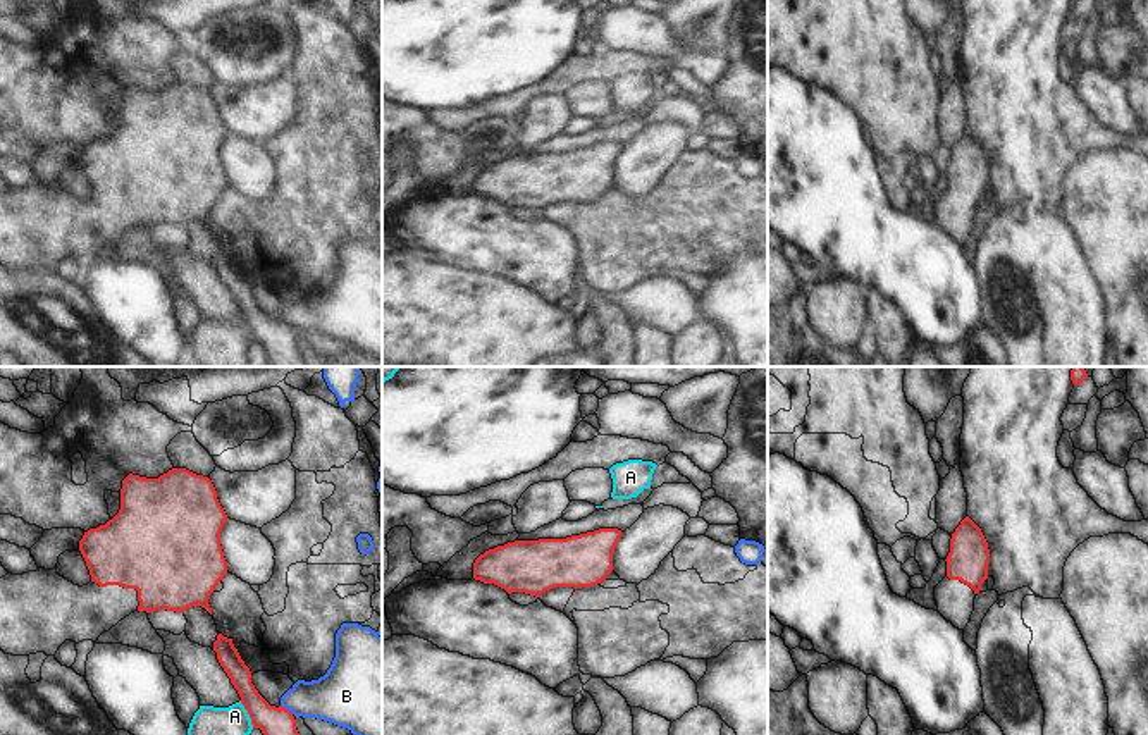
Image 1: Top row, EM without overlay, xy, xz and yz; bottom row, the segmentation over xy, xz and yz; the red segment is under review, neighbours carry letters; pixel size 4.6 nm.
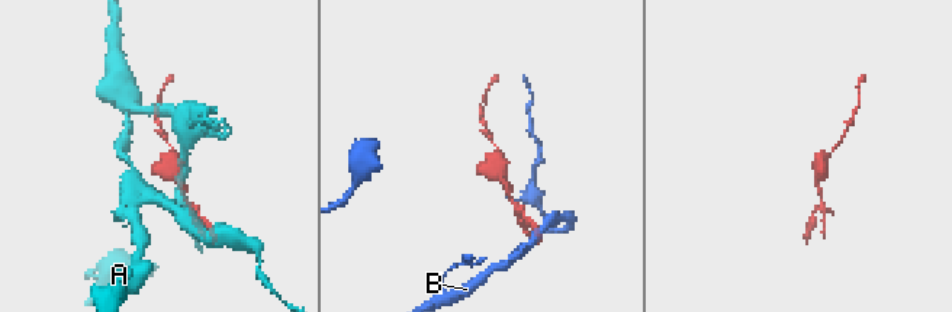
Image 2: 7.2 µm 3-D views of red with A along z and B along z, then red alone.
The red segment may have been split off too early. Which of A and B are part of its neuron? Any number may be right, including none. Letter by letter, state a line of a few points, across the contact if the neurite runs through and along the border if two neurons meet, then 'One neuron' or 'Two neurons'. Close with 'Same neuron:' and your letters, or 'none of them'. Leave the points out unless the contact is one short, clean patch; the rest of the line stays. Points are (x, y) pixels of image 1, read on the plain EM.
A: Two neurons
B: Two neurons
Same neuron: none of them.

